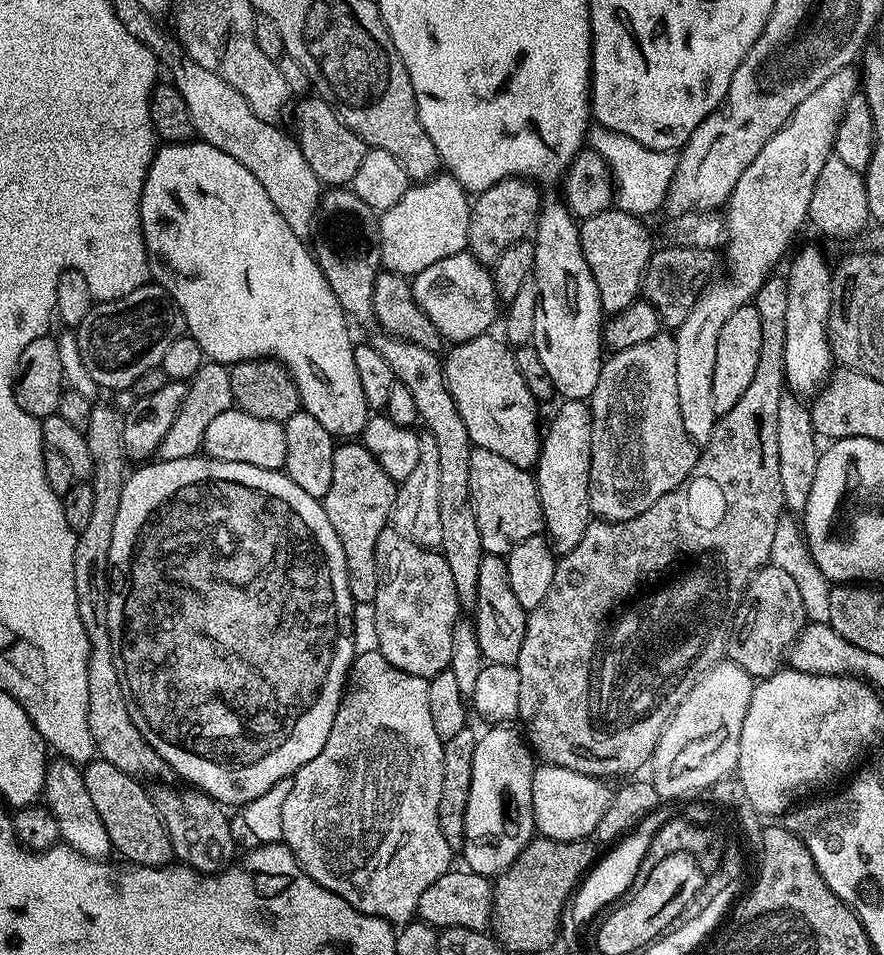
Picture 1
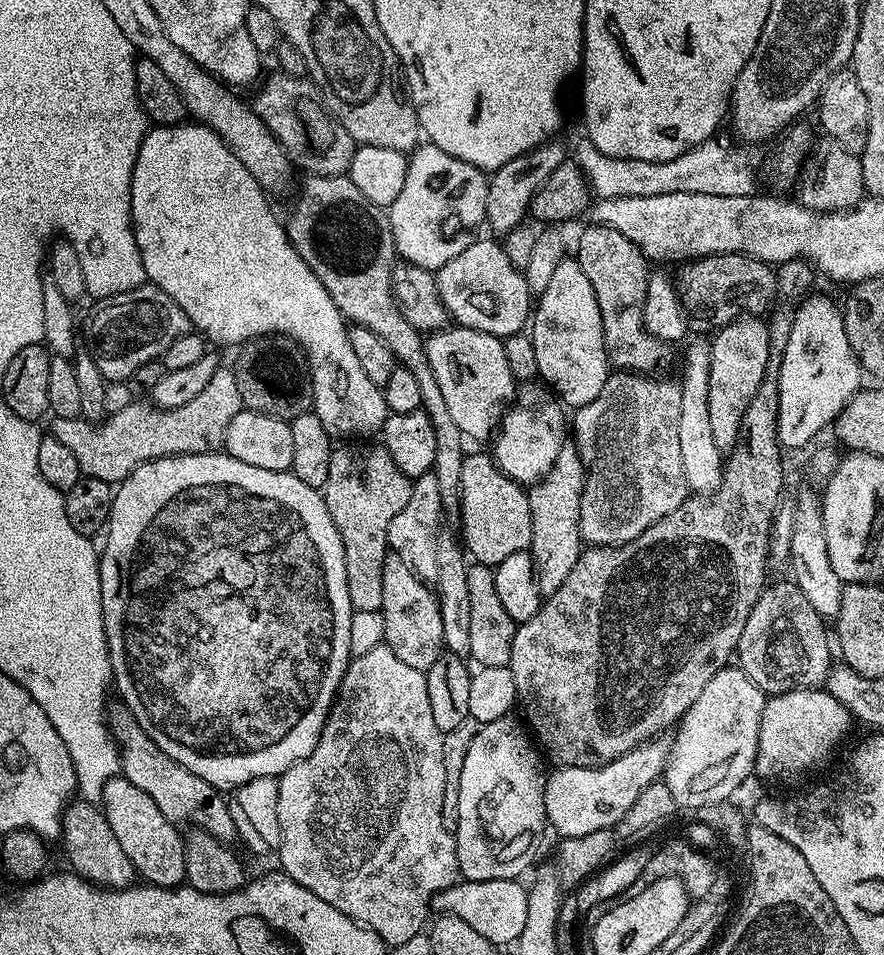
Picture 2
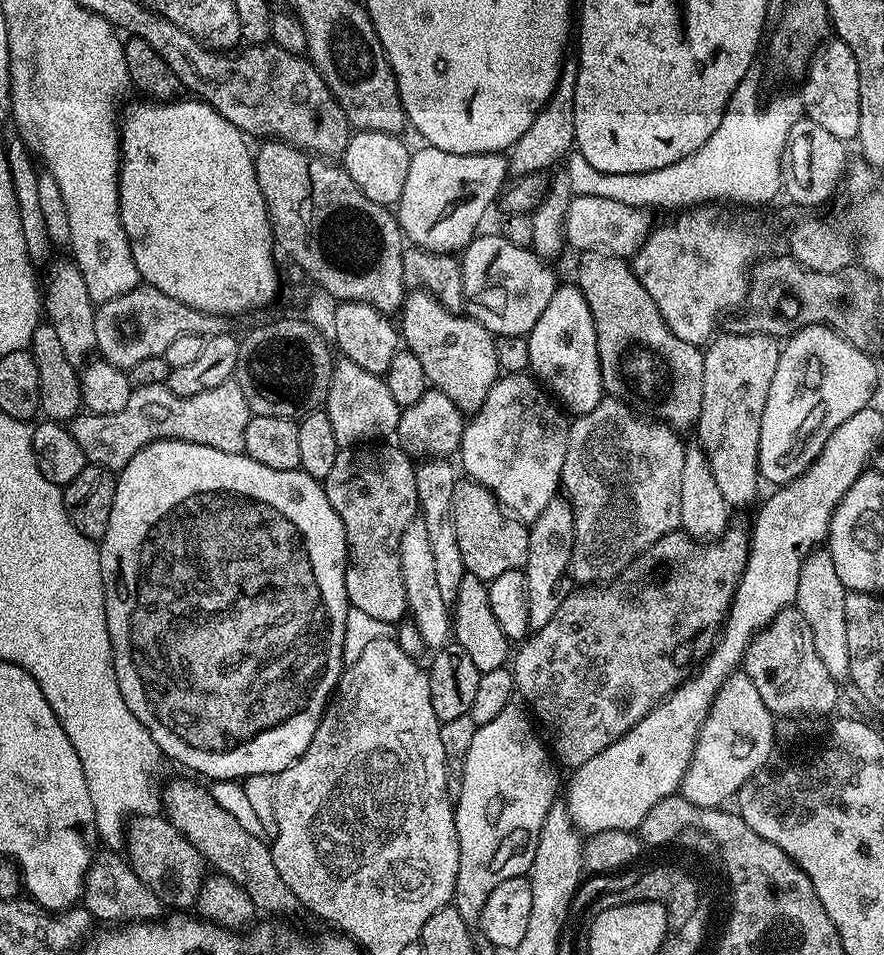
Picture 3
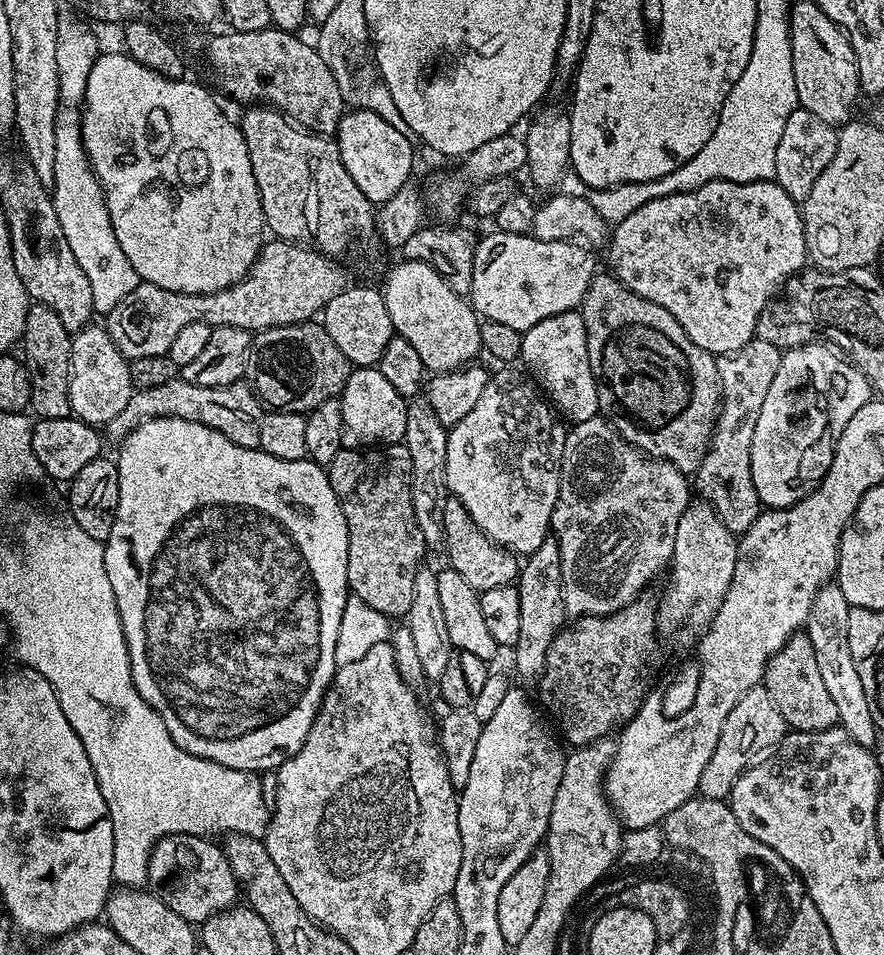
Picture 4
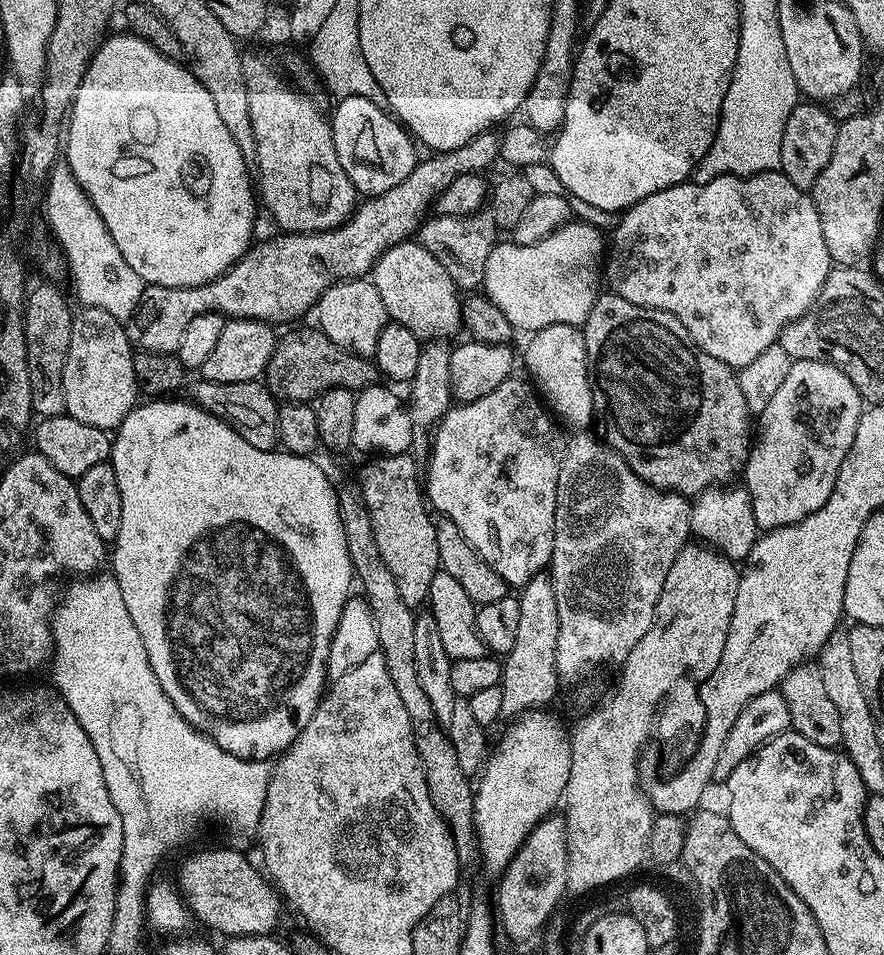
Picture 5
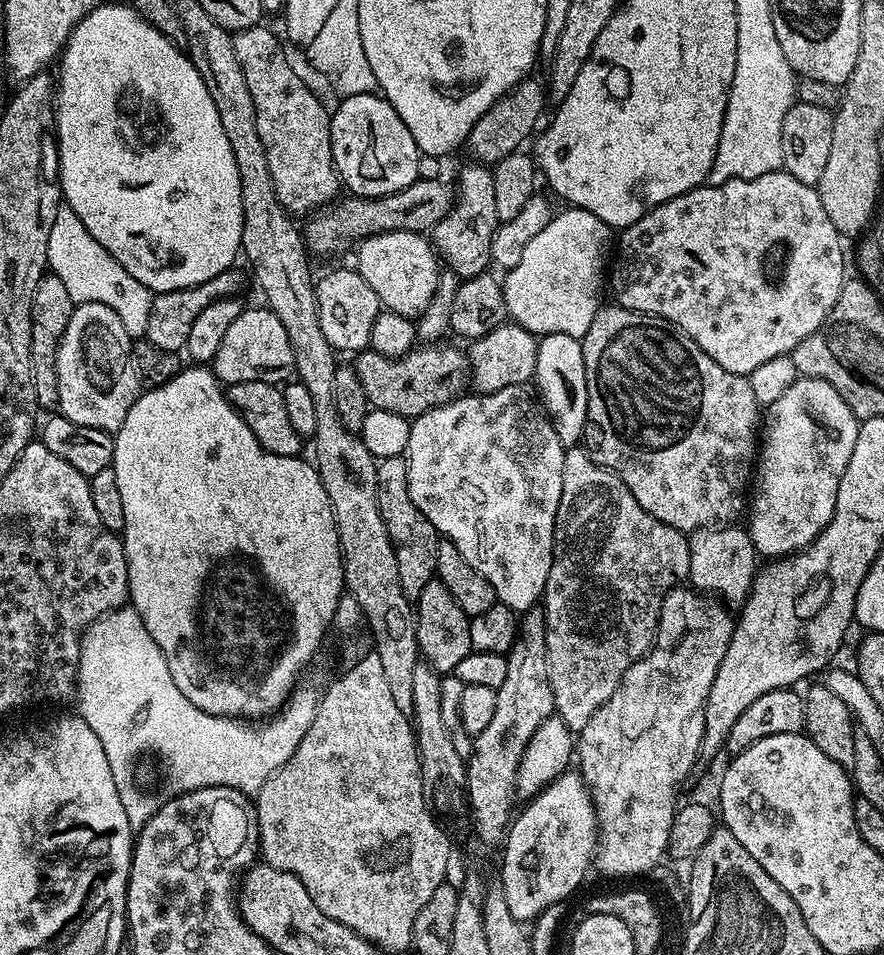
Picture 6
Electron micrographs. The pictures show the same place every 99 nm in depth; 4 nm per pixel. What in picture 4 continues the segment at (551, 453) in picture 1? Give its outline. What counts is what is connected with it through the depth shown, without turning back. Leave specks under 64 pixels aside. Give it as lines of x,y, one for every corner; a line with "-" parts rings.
549,535
520,564
518,583
518,599
520,600
520,632
515,648
511,649
510,656
516,663
516,672
524,680
535,681
544,673
546,654
550,650
550,642
565,627
566,613
562,598
562,554
558,550
555,536

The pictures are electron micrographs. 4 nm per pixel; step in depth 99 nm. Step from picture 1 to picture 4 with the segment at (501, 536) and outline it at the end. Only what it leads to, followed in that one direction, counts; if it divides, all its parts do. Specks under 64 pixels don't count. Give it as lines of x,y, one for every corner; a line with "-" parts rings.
454,498
446,502
445,514
443,515
445,527
443,554
448,555
447,567
453,568
462,579
474,586
477,594
486,590
495,590
498,586
516,584
520,574
520,564
513,553
505,548
499,548
483,530
470,518
466,506

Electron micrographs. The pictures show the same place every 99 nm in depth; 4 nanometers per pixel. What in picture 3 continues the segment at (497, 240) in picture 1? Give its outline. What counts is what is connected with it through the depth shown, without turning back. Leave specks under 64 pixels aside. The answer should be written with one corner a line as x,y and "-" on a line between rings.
565,59
560,67
560,77
542,110
530,122
530,130
518,138
511,148
507,149
508,170
513,177
531,176
533,174
547,173
547,168
557,164
567,157
570,149
575,145
576,135
574,134
574,90
578,78
578,66
576,60

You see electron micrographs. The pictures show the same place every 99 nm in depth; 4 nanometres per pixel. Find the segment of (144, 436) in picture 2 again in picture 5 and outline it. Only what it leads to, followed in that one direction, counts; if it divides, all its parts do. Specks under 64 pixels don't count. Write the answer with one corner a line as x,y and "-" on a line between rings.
197,379
197,384
193,386
191,399
195,403
205,407
208,411
221,416
231,428
250,446
258,446
258,450
273,451
277,447
280,431
278,430
278,407
277,397
273,396
271,388
267,383
260,380
251,380
250,382
210,382
209,380

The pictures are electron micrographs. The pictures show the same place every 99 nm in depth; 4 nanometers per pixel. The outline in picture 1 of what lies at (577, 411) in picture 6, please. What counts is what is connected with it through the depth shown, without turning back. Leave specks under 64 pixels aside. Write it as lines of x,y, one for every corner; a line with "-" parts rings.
563,203
543,205
534,225
534,243
538,306
534,306
531,344
538,350
542,366
546,366
553,389
565,400
587,401
598,386
602,363
602,309
594,274
590,274
582,254
580,225

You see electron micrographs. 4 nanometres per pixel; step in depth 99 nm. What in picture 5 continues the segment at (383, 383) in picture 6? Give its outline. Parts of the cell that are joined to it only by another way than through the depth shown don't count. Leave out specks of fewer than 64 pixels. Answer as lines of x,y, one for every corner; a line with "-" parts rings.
300,332
277,343
268,363
266,383
273,396
284,402
312,402
328,388
351,388
359,390
375,384
378,369
367,356
356,356
324,337
323,332

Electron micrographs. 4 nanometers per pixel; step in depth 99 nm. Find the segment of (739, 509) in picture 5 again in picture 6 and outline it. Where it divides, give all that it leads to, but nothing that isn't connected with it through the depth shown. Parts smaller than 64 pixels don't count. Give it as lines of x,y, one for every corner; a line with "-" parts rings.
707,526
691,533
688,541
690,570
688,580
693,589
719,598
725,605
743,605
748,599
753,579
758,571
758,553
750,538
747,527
724,528
728,526

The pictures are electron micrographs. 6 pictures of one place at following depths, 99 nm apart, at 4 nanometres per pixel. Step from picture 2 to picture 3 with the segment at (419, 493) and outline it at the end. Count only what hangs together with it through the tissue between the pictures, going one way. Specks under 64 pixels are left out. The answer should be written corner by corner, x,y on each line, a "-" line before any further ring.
420,518
408,524
402,534
400,565
402,566
402,582
406,586
407,615
410,617
411,623
415,624
418,634
422,634
425,649
439,650
449,643
454,632
454,620
450,615
450,605
442,602
441,592
438,591
430,535
428,535
426,526

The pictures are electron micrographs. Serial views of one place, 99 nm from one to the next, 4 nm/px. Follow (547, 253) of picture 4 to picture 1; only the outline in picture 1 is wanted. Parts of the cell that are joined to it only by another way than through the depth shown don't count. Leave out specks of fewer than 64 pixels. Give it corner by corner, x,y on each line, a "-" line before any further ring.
465,250
454,254
450,258
442,258
442,262
434,262
434,266
426,266
417,276
411,277
412,297
418,306
438,326
440,335
448,342
459,342
462,340
472,340
475,336
485,335
492,323
497,323
498,313
502,308
502,301
496,294
496,283
492,280
491,271
485,265
481,264
471,252

